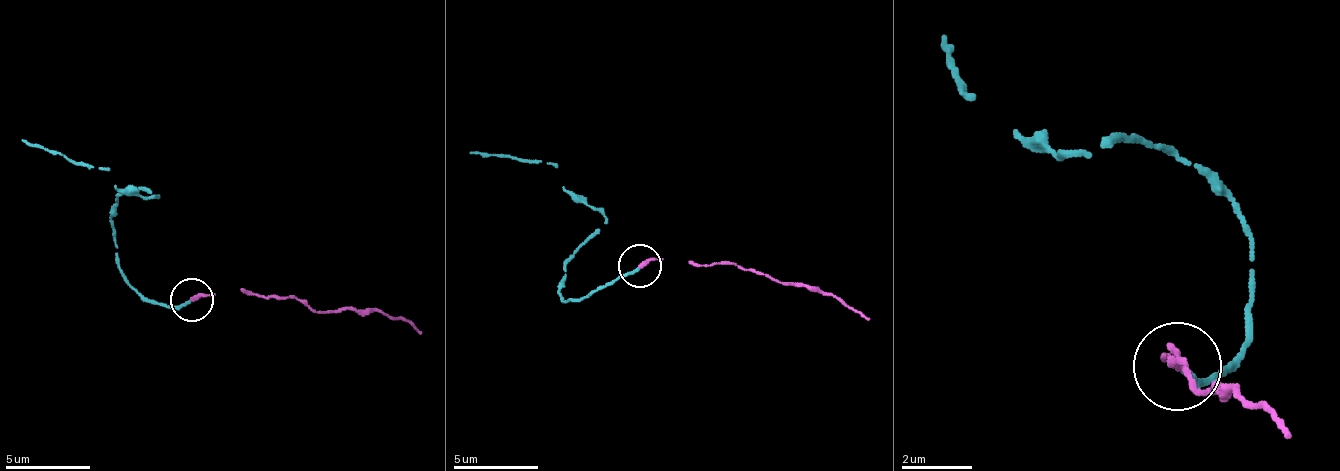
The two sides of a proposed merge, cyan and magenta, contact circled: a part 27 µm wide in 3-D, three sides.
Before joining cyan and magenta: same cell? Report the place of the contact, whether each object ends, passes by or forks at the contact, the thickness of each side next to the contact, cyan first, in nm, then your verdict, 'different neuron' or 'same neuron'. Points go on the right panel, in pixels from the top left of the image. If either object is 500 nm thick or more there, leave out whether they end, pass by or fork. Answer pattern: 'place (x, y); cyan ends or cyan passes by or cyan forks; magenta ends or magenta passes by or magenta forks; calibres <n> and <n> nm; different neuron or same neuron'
place (1177, 366); cyan ends; magenta ends; calibres 180 and 240 nm; same neuron

